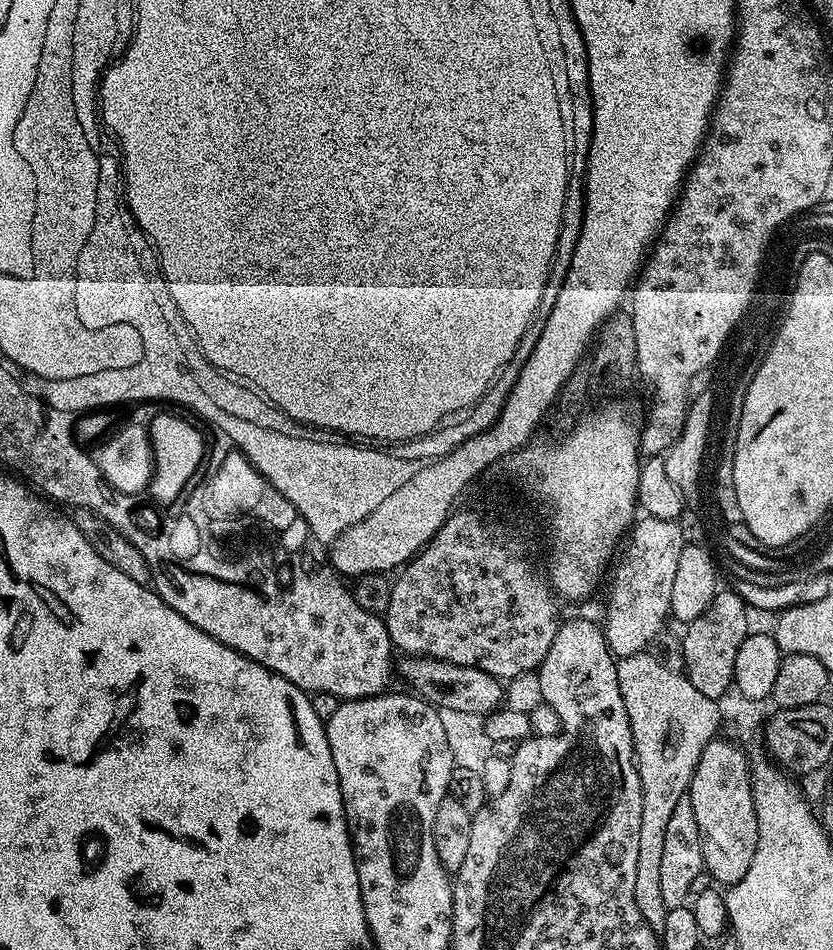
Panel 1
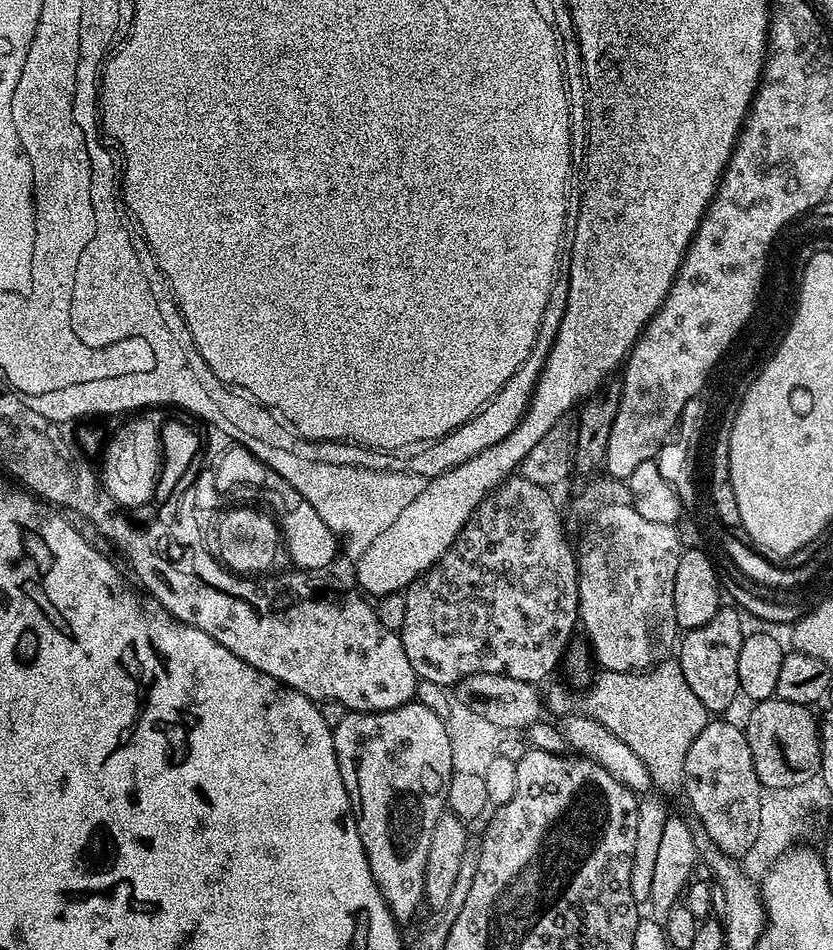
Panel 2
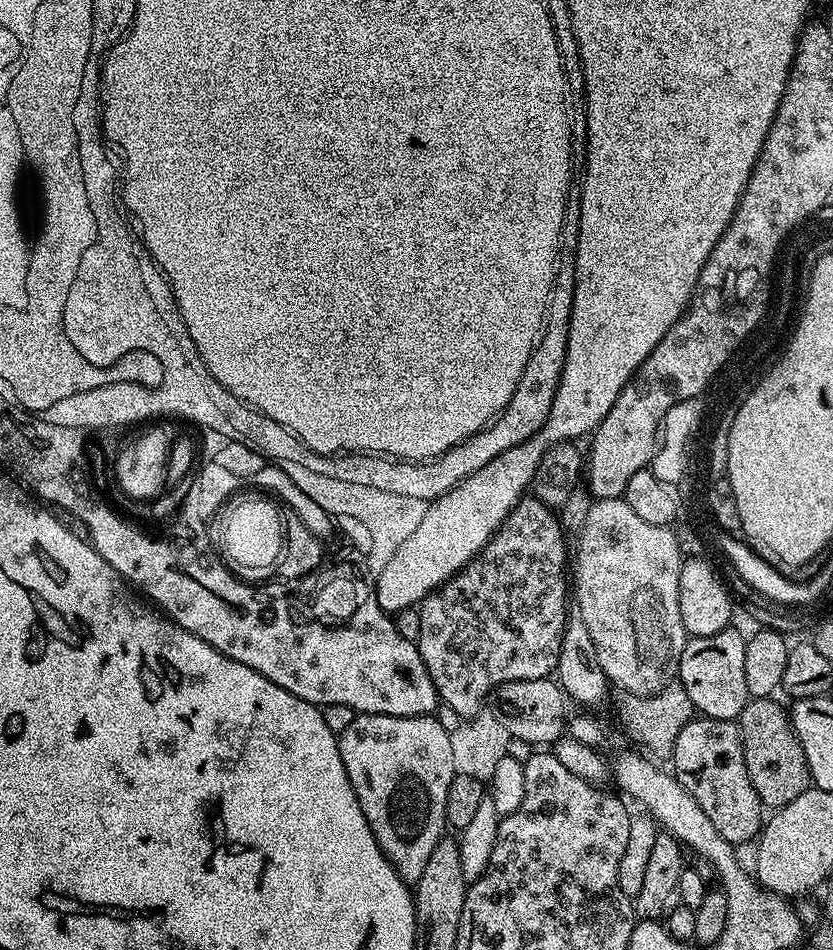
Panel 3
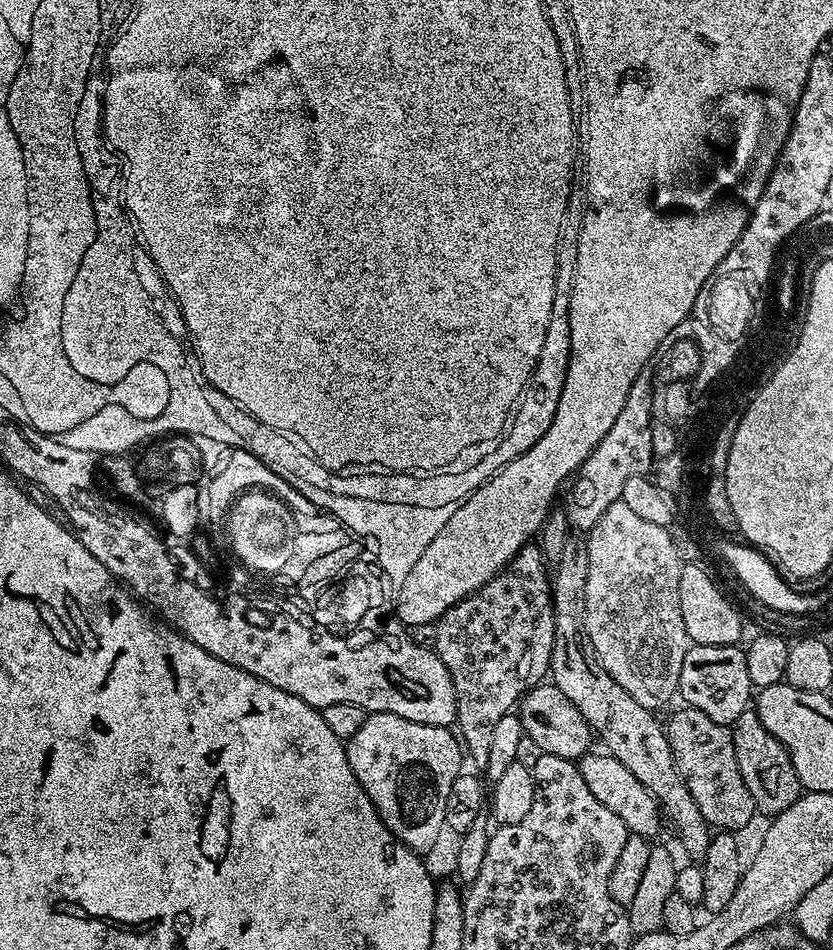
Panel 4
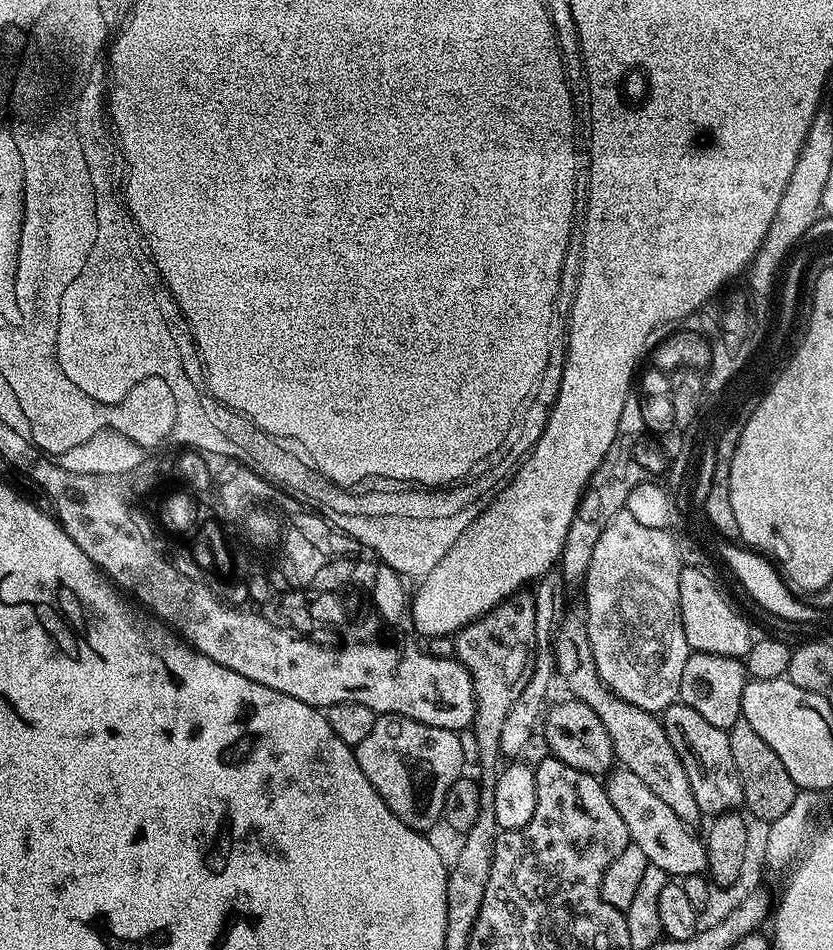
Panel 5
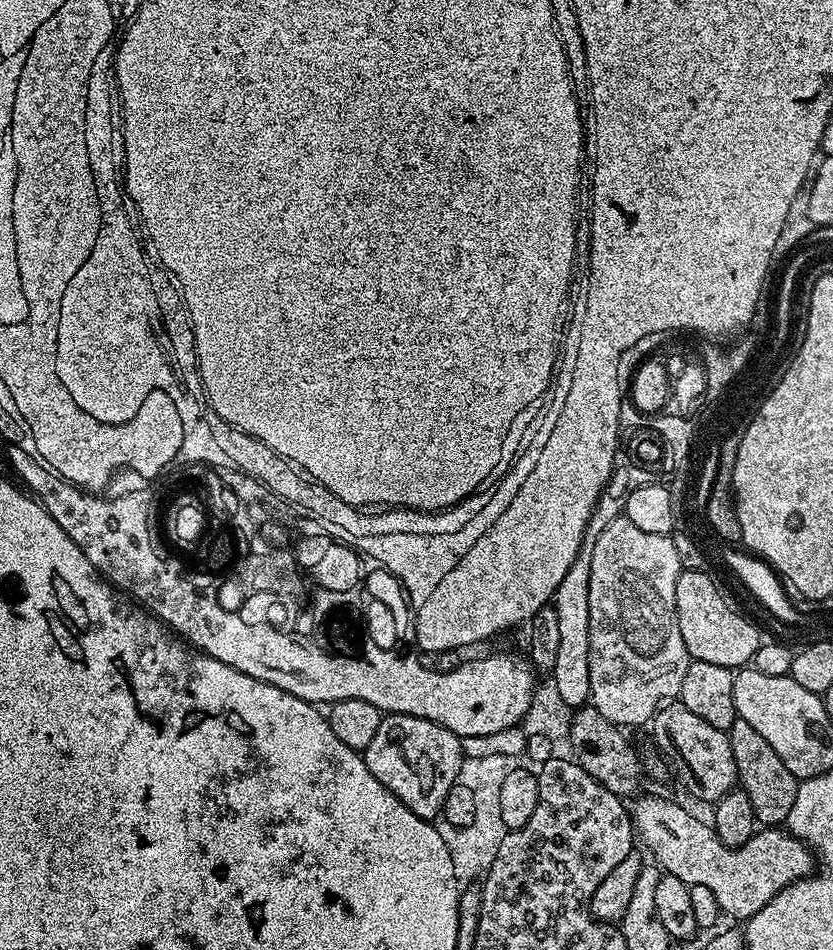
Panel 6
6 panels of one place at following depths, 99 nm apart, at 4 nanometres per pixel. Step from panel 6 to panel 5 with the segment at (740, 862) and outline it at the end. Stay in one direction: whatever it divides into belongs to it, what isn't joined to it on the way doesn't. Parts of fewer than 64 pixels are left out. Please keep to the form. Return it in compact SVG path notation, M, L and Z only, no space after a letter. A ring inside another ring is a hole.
M620 766L608 773L606 787L614 810L618 810L622 822L626 822L629 841L636 844L638 850L642 850L642 854L646 854L649 864L658 866L658 870L662 870L670 878L707 873L708 850L705 841L701 837L699 840L692 833L690 825L678 818L641 778Z

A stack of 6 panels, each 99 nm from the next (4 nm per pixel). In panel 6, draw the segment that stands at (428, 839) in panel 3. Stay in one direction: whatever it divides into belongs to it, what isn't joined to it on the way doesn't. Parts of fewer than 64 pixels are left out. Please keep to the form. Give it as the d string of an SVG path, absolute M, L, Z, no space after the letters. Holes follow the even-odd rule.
M410 714L385 715L374 738L362 751L366 766L390 794L394 794L418 818L435 821L444 811L446 794L459 781L459 768L465 755L461 737L450 730Z

